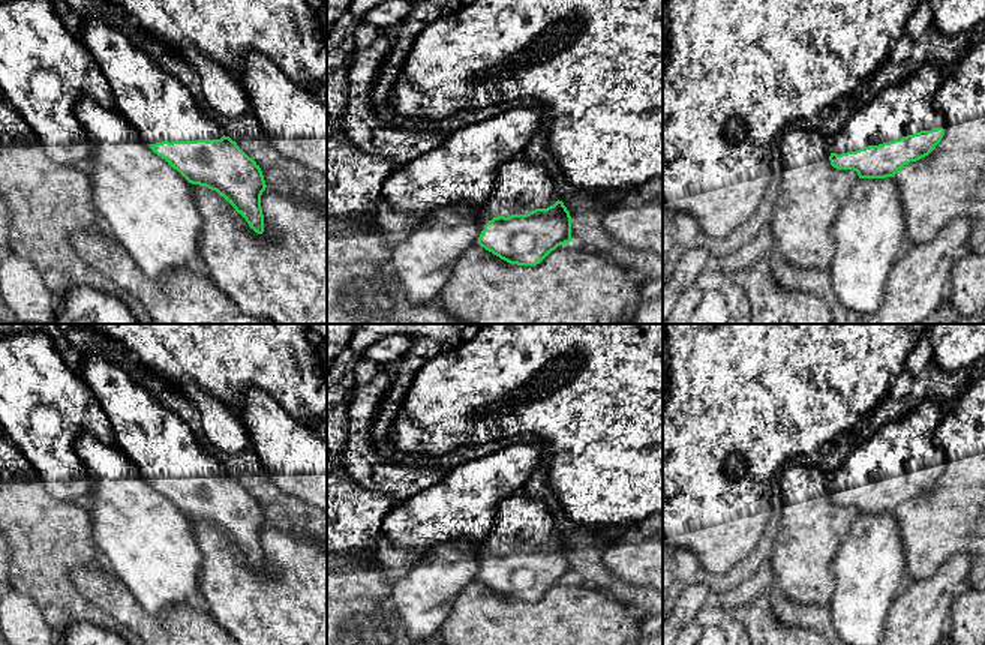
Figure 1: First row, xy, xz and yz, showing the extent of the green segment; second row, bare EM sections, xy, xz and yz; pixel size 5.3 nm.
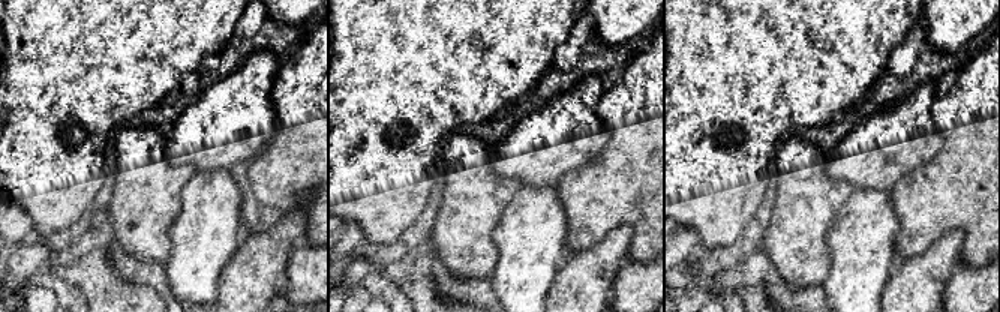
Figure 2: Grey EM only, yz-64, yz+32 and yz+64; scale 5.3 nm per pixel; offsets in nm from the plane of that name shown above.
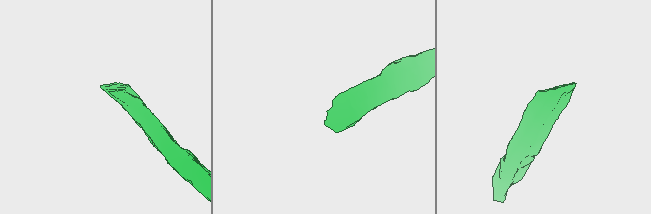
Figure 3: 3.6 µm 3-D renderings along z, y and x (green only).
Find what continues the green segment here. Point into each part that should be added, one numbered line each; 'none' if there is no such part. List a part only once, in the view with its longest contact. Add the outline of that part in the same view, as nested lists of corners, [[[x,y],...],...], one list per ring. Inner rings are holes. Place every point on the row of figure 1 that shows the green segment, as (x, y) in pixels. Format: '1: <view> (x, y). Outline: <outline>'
1: yz (909, 107). Outline: [[[940,63],[912,68],[904,81],[868,100],[831,141],[832,153],[856,152],[921,130],[945,128],[946,120],[936,108],[936,96],[943,82],[942,68]]]

